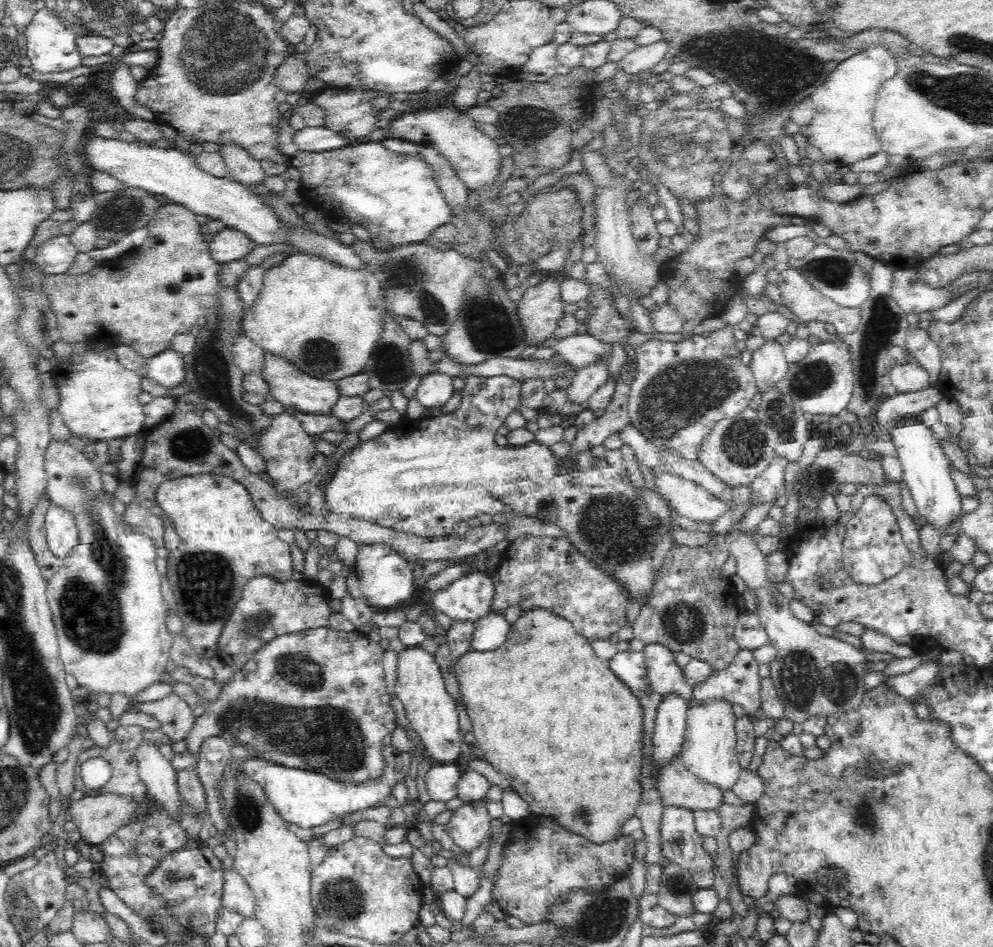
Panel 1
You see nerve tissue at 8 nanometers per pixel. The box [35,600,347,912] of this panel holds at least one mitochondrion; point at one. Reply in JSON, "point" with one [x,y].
{"point":[299,667]}

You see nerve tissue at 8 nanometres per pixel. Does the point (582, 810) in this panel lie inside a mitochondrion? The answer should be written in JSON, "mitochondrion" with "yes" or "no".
{"mitochondrion":"yes"}

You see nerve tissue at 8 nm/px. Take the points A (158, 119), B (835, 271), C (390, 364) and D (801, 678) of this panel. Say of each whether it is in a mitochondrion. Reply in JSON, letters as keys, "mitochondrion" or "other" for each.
{"A":"other","B":"mitochondrion","C":"mitochondrion","D":"mitochondrion"}

